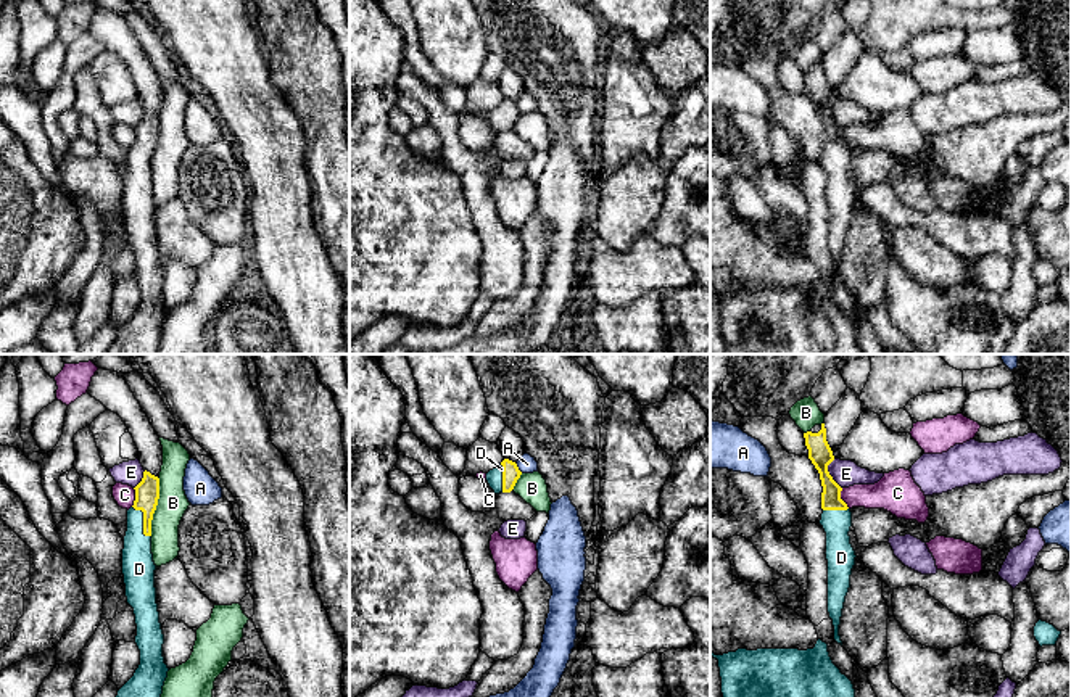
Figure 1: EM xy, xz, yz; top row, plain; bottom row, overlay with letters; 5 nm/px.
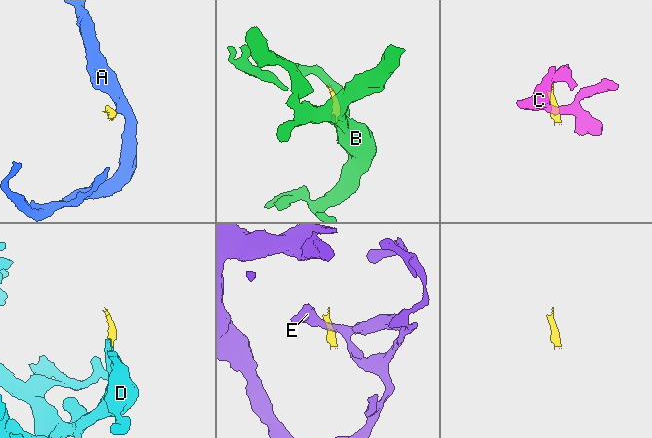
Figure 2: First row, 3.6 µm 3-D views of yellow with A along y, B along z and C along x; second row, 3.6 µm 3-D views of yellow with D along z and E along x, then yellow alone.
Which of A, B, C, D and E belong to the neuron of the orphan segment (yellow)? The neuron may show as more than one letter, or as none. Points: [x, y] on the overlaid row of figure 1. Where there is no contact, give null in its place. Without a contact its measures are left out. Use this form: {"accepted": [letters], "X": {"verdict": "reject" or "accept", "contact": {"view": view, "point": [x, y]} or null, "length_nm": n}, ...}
{"accepted": ["D"], "A": {"verdict": "reject", "contact": {"view": "xz", "point": [517, 469]}, "length_nm": 60}, "B": {"verdict": "reject", "contact": {"view": "xy", "point": [157, 504]}, "length_nm": 300}, "C": {"verdict": "reject", "contact": {"view": "yz", "point": [839, 498]}, "length_nm": 110}, "D": {"verdict": "accept", "contact": {"view": "xy", "point": [144, 522]}, "length_nm": 180}, "E": {"verdict": "reject", "contact": {"view": "yz", "point": [828, 474]}, "length_nm": 160}}

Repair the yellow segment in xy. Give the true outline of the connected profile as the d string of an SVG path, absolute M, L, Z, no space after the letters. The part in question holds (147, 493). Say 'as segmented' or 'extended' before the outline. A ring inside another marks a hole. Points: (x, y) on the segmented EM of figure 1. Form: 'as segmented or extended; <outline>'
extended; M145 470L134 489L135 501L127 510L122 575L127 604L135 615L140 665L116 697L161 697L169 668L163 657L164 634L156 604L156 565L151 554L151 520L159 499L159 478Z

